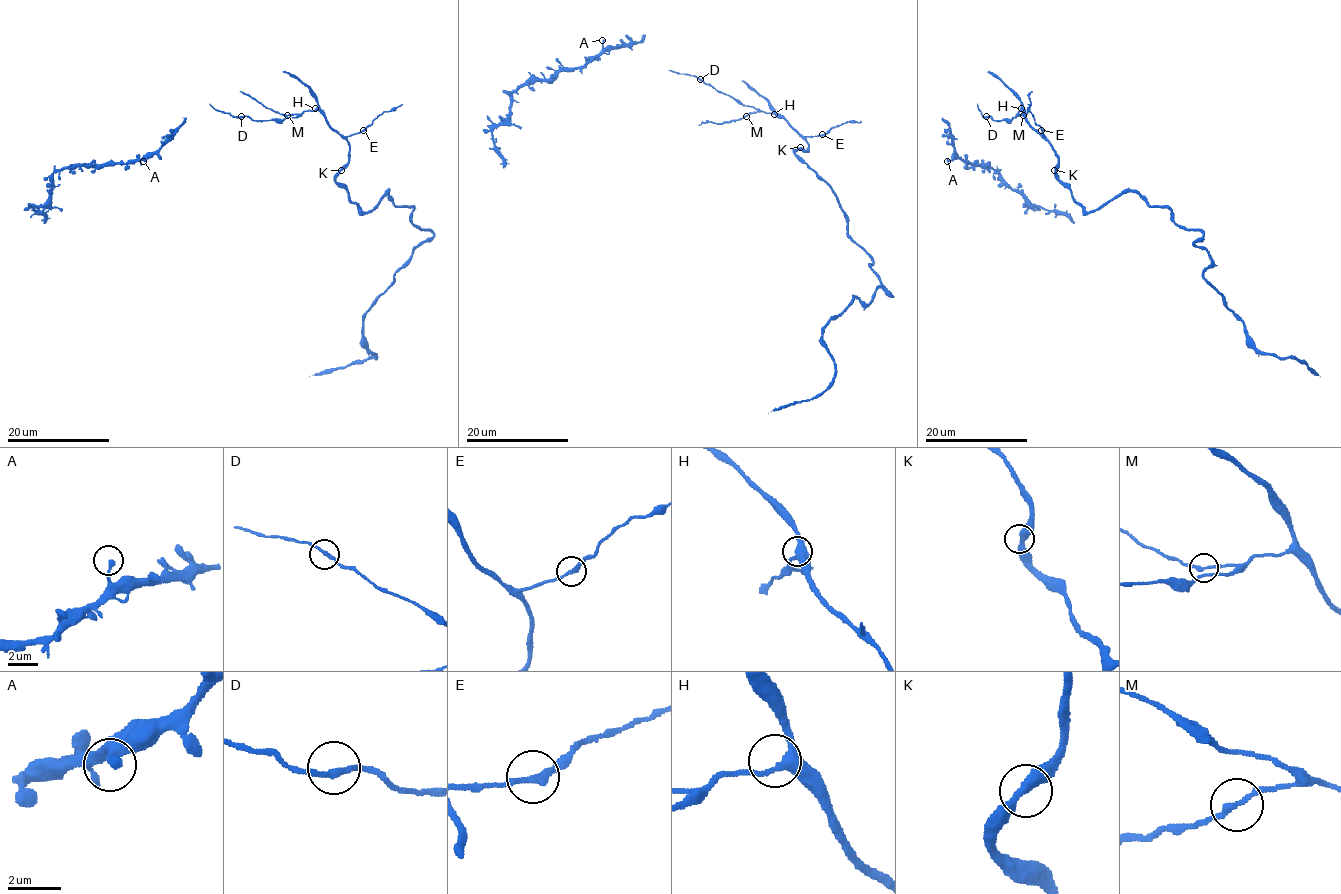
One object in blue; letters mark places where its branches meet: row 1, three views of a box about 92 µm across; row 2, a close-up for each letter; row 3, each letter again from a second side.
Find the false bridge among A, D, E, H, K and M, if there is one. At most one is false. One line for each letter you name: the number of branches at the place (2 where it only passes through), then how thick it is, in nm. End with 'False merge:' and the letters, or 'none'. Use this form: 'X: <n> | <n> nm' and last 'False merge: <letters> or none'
False merge: none

